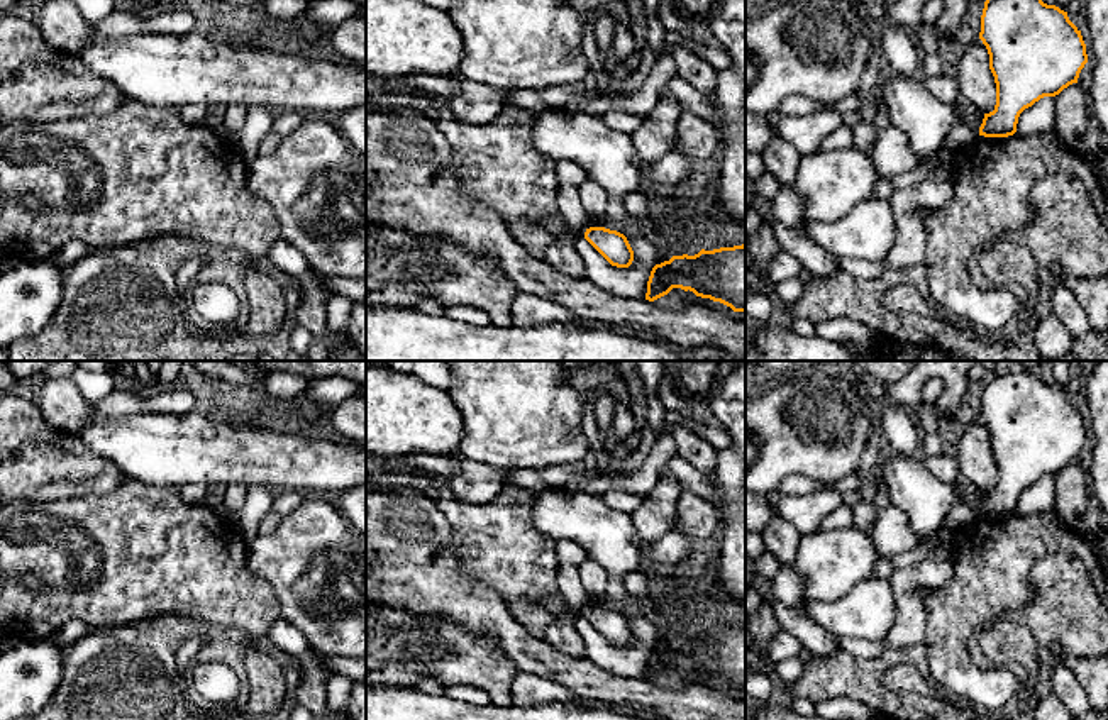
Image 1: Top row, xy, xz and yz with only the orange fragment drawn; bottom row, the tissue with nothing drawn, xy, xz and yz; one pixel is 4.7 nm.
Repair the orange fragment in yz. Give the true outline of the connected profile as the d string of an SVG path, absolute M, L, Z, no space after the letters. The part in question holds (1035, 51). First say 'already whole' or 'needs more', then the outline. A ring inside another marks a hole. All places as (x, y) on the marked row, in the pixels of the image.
already whole; M986 0L979 39L989 54L989 69L996 83L994 110L984 114L979 136L1008 137L1017 132L1020 114L1044 97L1055 97L1078 83L1088 63L1081 30L1067 12L1042 0Z

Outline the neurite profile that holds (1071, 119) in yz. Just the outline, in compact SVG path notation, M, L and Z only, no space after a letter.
M1072 83L1054 97L1055 136L1072 152L1088 159L1101 156L1101 149L1089 142L1089 122L1086 112L1086 91Z

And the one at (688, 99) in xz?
M674 76L662 86L659 93L659 102L664 98L674 100L679 105L681 112L691 112L712 122L720 130L718 108L713 98L701 93L679 76Z

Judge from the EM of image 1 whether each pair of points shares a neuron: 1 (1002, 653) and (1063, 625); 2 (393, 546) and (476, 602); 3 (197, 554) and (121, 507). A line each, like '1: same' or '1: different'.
1: different
2: same
3: same

